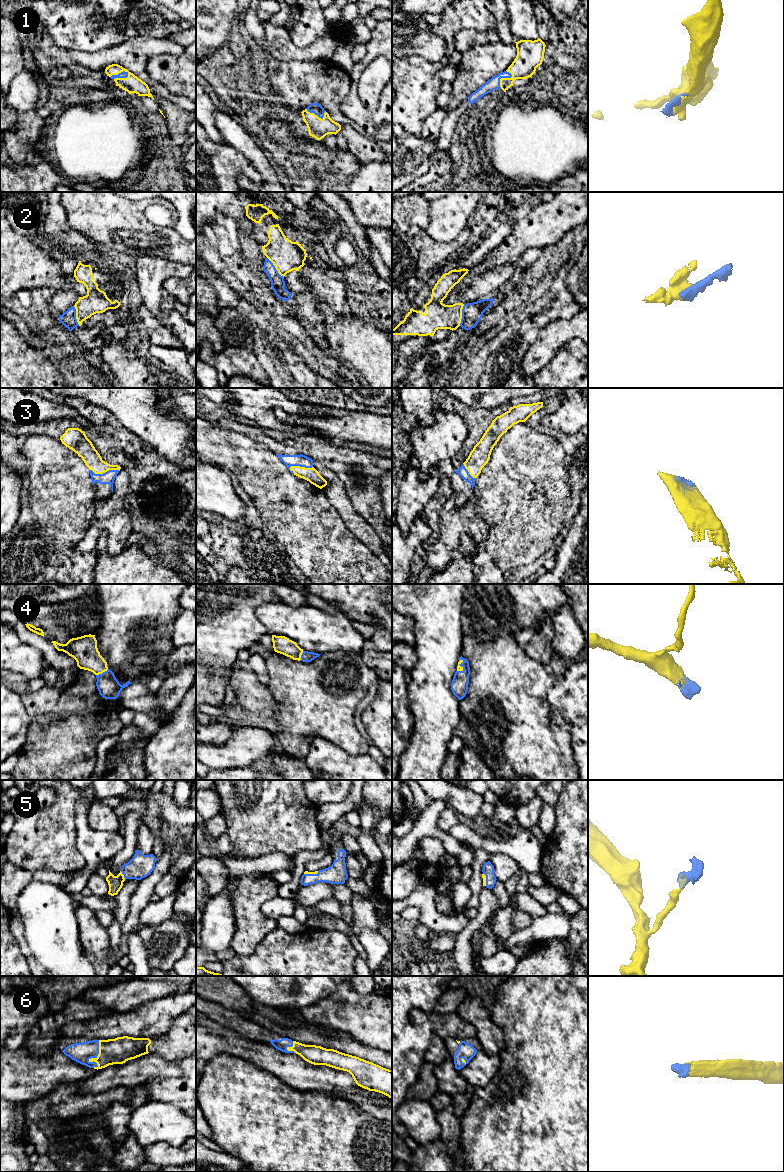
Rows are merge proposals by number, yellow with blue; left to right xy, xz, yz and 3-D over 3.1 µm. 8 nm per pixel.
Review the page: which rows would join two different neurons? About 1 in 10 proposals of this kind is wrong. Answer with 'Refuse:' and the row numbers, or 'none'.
Refuse: 2

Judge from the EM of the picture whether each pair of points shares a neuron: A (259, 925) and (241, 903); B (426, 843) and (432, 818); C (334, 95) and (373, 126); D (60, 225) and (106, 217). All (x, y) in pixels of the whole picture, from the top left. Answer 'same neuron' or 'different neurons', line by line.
A: same neuron
B: different neurons
C: different neurons
D: different neurons

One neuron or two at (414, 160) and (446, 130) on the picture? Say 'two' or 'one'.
one

